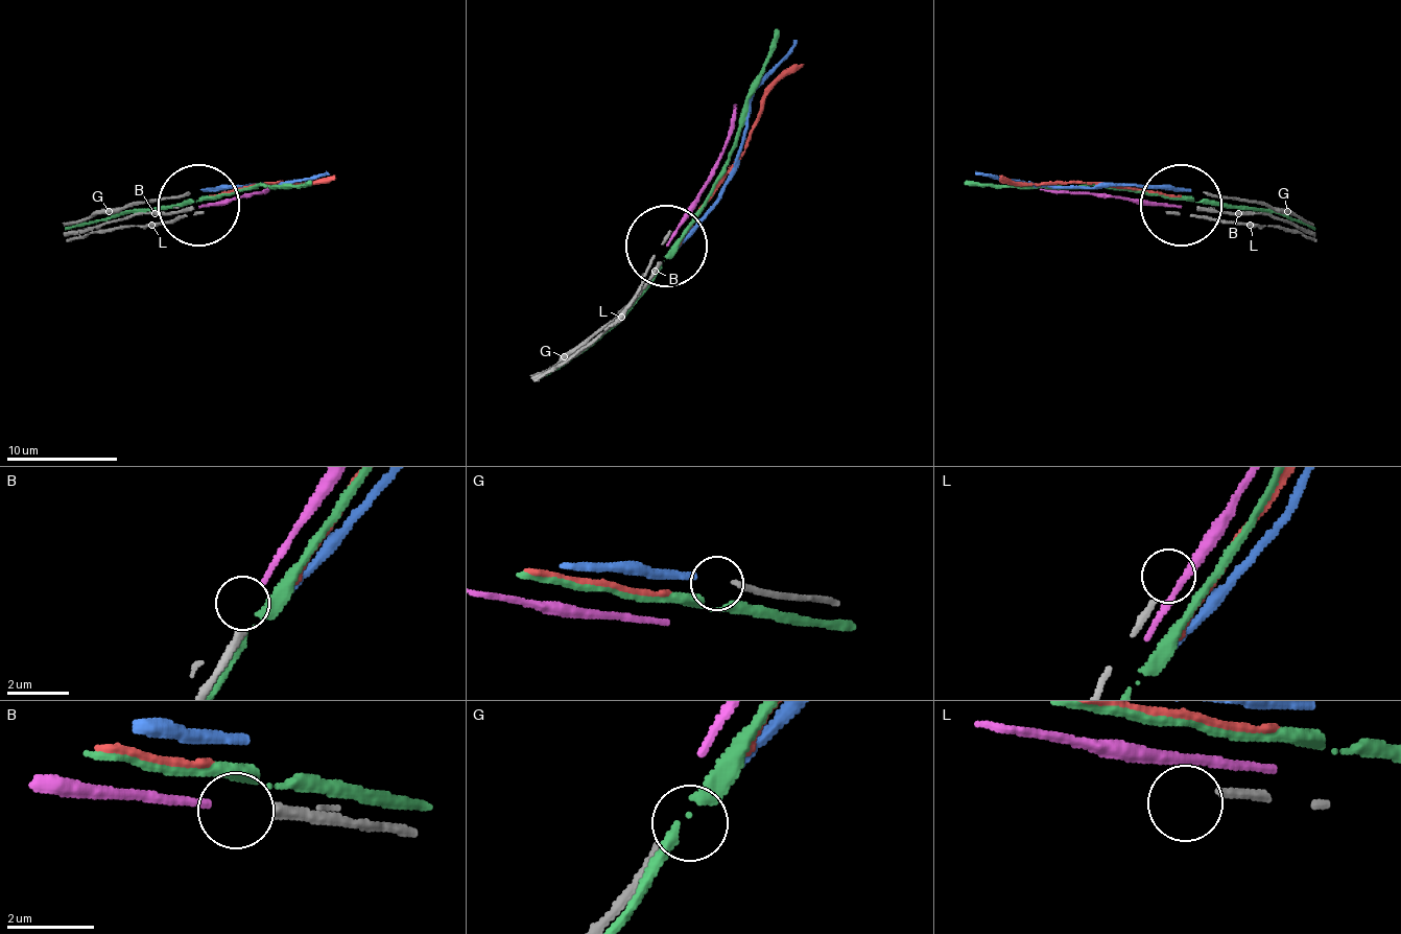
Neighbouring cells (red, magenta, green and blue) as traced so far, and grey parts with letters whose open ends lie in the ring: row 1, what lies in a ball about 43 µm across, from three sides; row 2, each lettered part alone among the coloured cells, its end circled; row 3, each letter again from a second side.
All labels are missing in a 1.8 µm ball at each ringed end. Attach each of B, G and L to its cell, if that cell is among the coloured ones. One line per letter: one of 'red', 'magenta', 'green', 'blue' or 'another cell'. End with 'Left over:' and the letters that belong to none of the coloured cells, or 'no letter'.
B: magenta
G: blue
L: another cell
Left over: L

